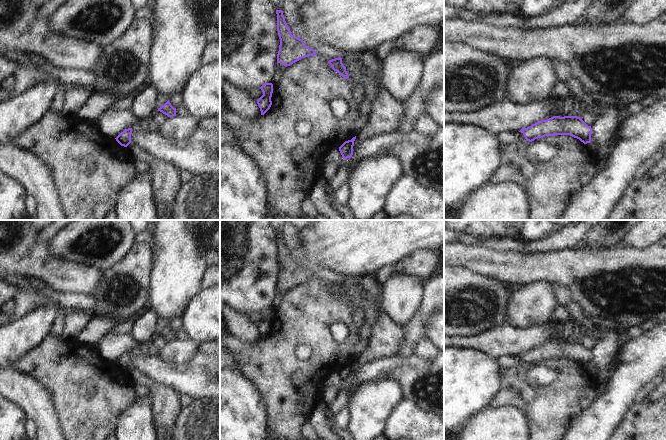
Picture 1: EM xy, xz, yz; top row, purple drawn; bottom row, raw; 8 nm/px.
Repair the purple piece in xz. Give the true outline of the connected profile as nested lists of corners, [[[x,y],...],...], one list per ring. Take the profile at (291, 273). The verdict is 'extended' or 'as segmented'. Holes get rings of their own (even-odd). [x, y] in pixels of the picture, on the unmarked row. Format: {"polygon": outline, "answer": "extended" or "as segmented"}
{"polygon": [[[276,234],[277,255],[280,263],[277,288],[285,291],[308,280],[317,279],[315,274],[304,269],[304,265],[291,258],[282,234]]], "answer": "as segmented"}

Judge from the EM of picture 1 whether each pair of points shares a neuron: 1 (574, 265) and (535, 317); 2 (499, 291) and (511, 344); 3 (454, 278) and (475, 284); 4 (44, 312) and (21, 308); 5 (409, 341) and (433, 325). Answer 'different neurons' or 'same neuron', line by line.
1: different neurons
2: different neurons
3: same neuron
4: different neurons
5: different neurons

